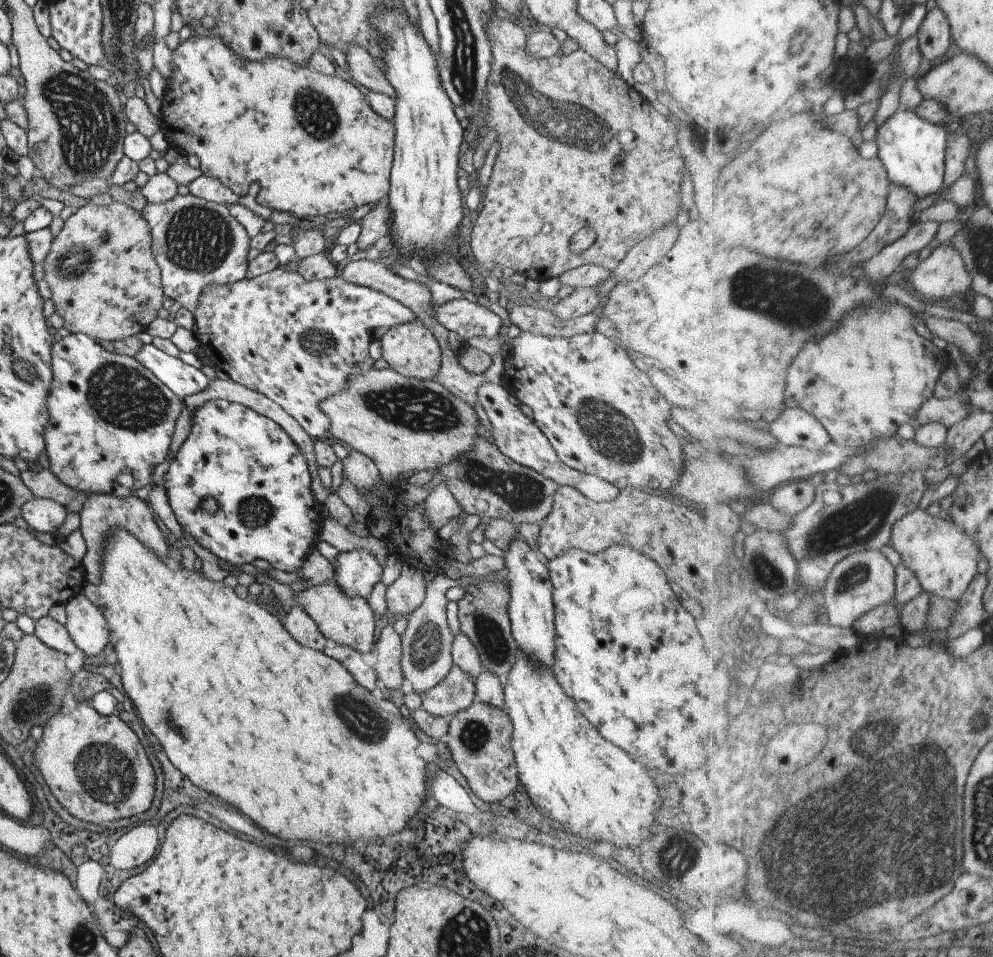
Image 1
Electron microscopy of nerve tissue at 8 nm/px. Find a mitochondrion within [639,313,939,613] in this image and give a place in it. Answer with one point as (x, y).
(857, 524)

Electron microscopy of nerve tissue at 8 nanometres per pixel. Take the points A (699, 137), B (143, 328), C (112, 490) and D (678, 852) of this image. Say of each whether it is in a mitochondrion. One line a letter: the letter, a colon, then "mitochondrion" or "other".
A: other
B: other
C: other
D: mitochondrion

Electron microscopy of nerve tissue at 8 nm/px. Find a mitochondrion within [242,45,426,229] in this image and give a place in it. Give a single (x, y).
(315, 113)

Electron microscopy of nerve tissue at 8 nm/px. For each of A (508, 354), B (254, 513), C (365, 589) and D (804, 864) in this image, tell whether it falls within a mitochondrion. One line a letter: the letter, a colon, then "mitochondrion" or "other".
A: other
B: mitochondrion
C: other
D: mitochondrion

